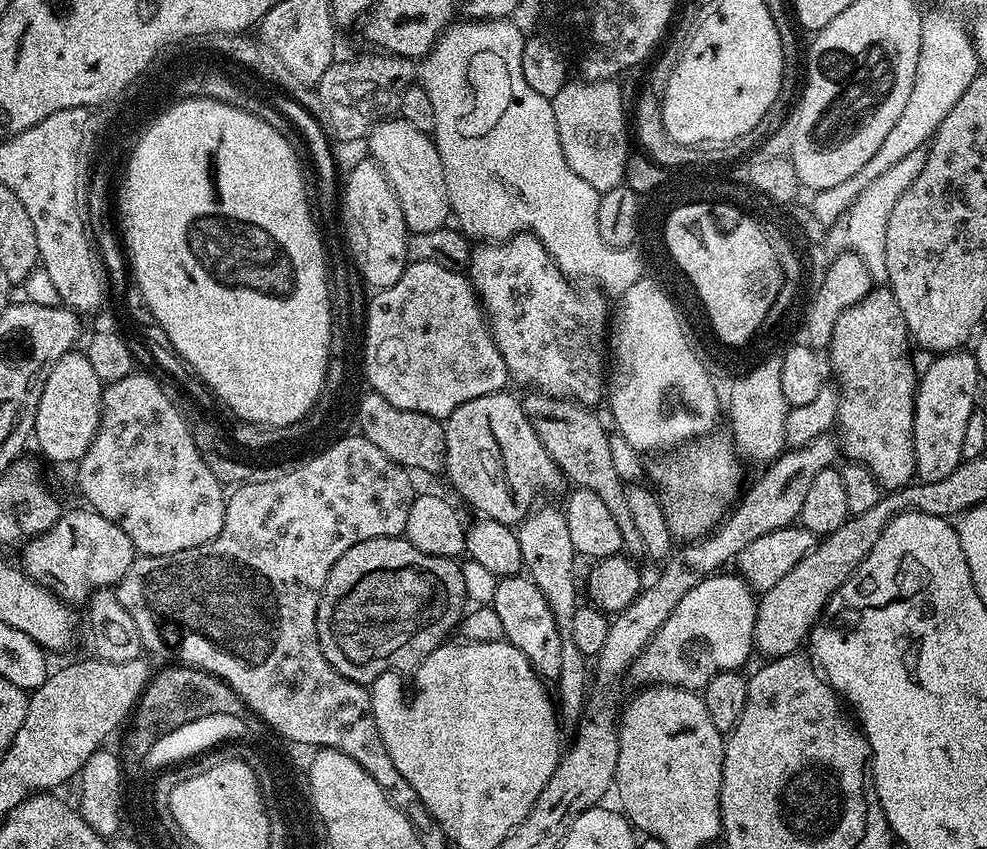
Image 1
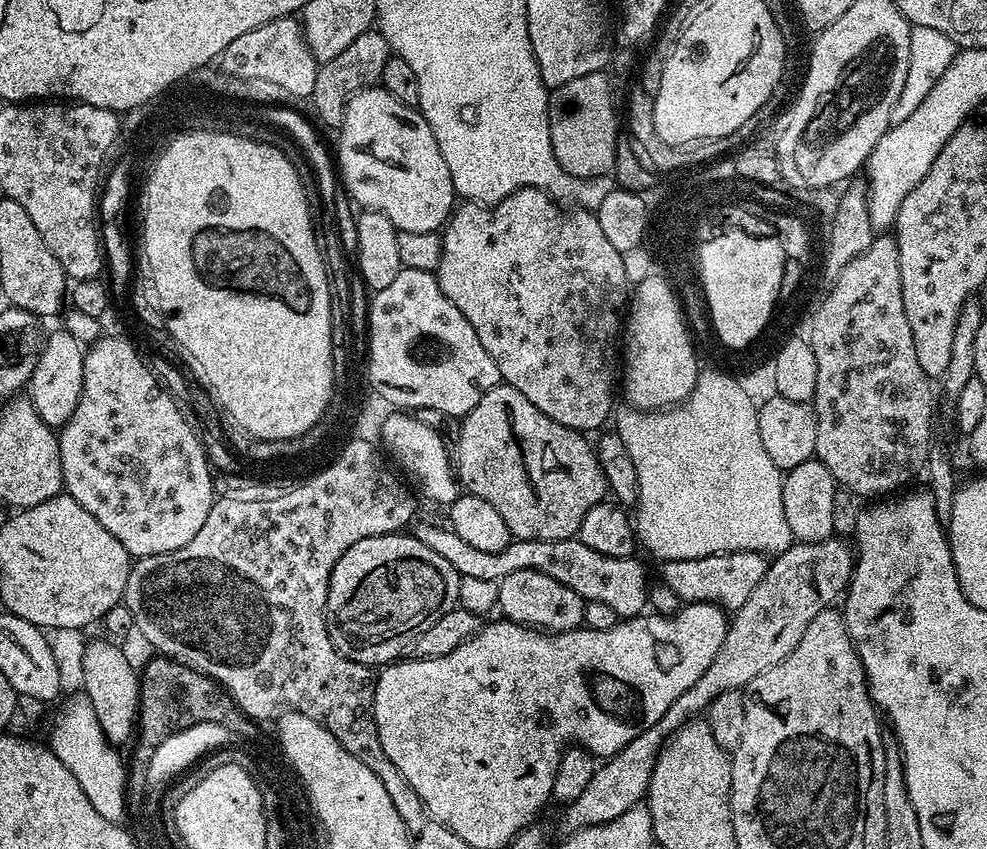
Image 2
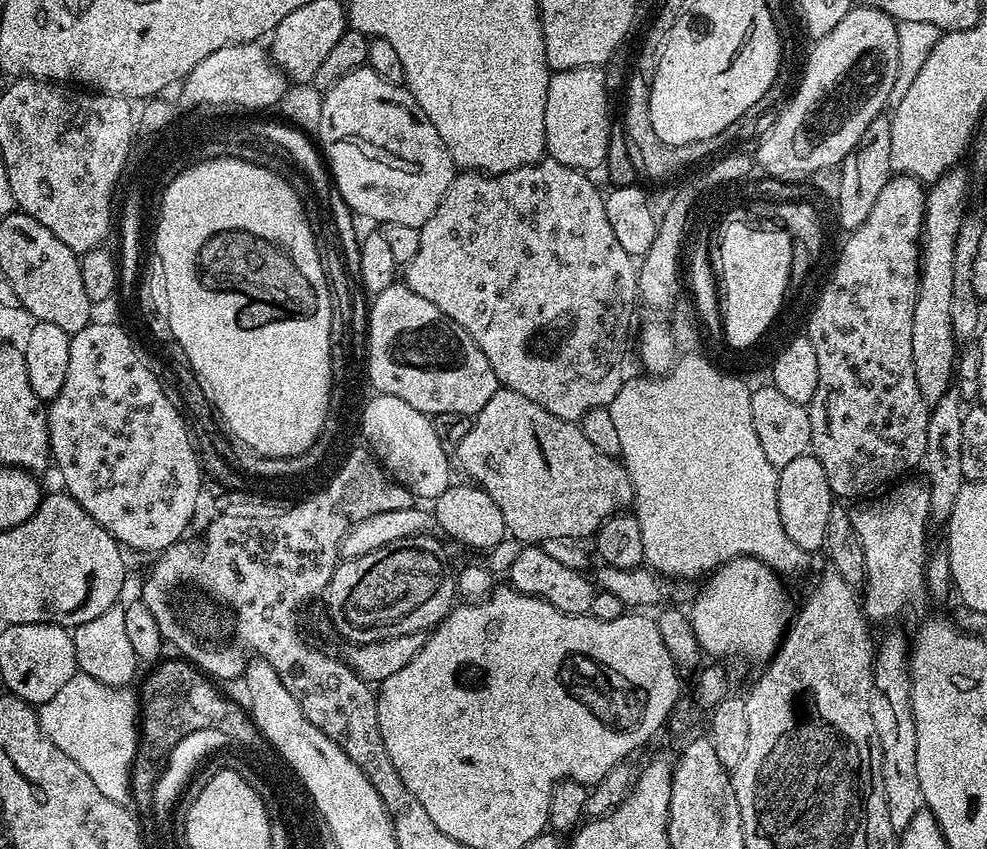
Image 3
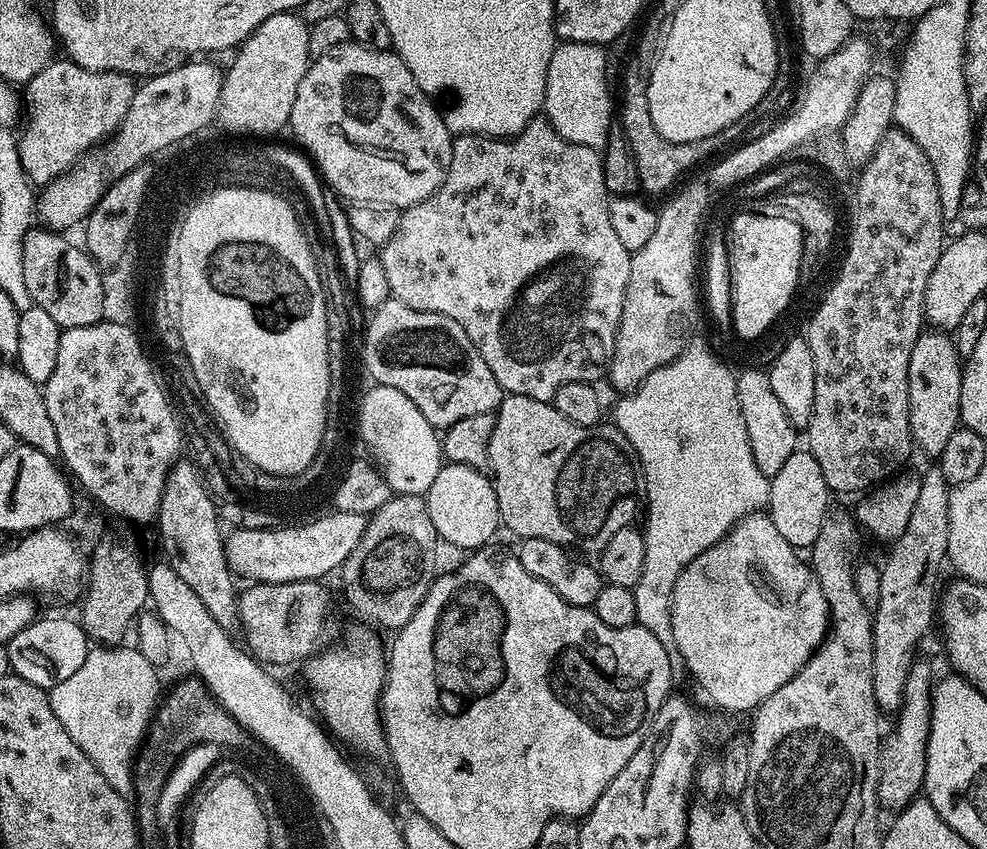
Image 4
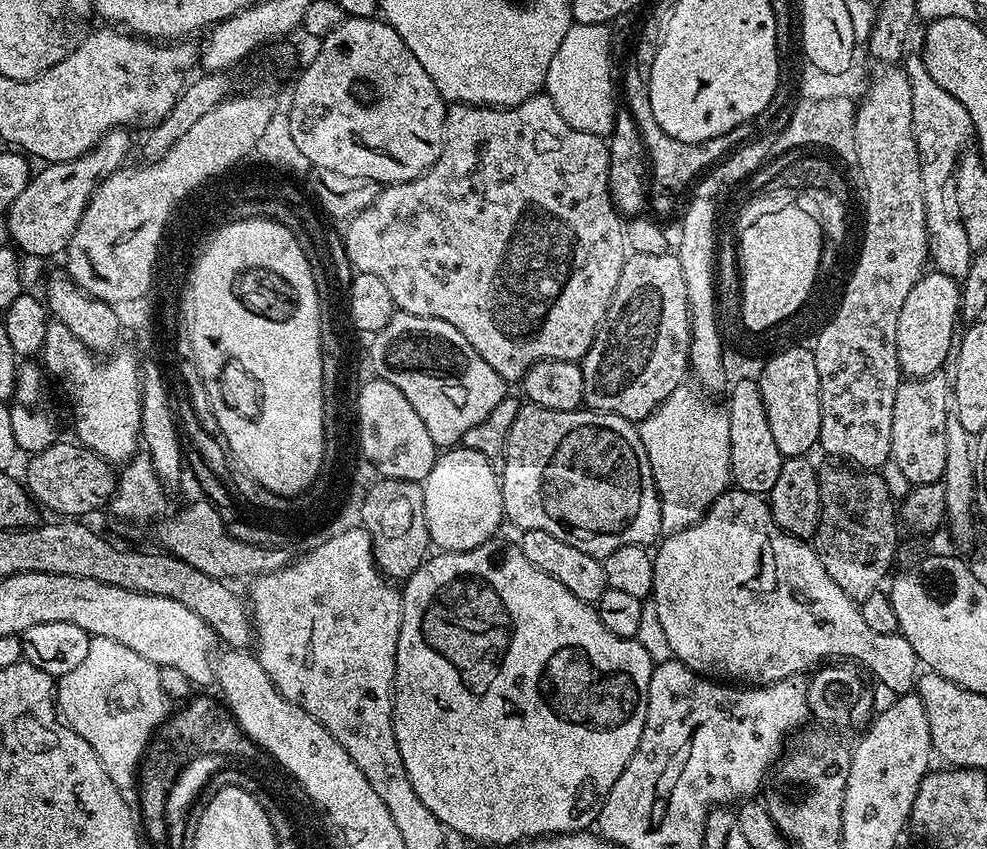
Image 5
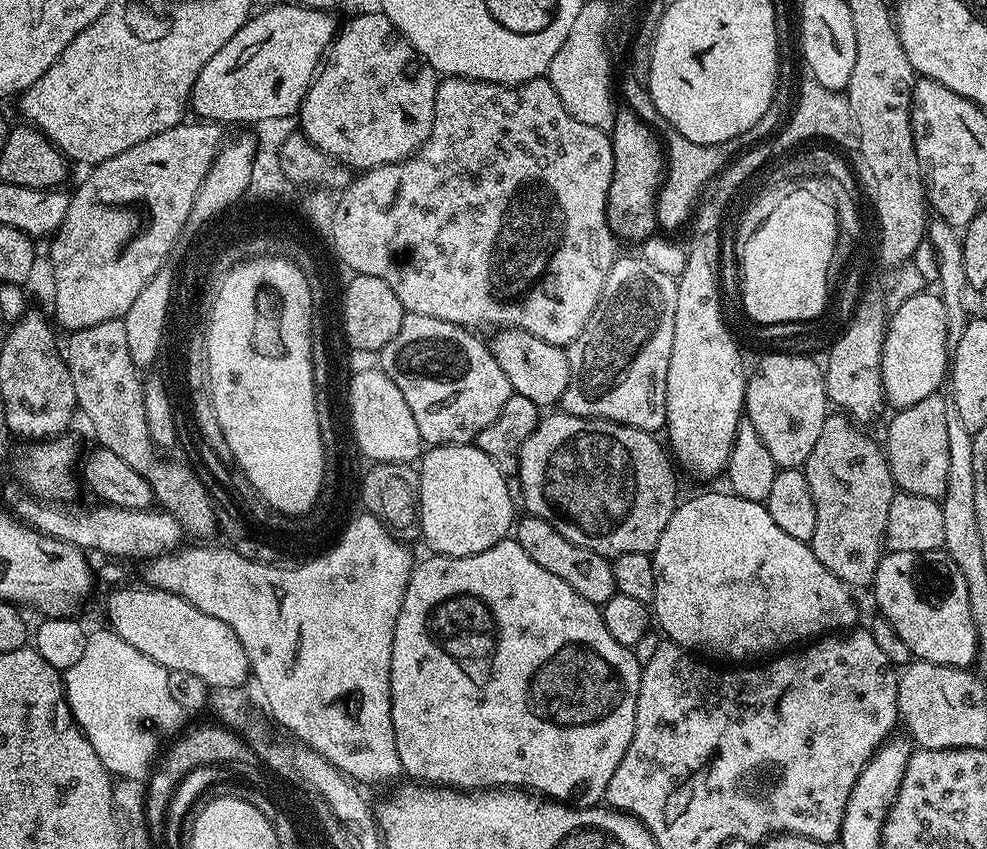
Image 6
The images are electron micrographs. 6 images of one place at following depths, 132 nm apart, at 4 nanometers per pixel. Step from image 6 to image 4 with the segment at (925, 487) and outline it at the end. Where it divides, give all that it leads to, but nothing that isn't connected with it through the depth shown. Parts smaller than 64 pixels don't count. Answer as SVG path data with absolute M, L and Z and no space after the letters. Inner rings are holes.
M940 330L921 331L918 342L914 342L914 350L910 354L910 370L908 371L908 393L910 394L910 430L912 442L926 455L938 458L942 450L946 450L946 442L950 442L950 434L954 434L960 423L960 399L962 398L962 357L956 353L956 341L951 335Z

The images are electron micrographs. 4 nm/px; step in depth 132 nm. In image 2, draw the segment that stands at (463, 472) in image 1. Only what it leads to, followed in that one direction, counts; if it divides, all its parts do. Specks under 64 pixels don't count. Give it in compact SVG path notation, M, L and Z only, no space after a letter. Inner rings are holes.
M503 382L491 388L459 421L460 433L454 448L454 472L465 493L482 498L498 510L506 526L518 540L570 540L579 533L582 518L595 504L609 495L608 483L602 474L589 437L583 432L546 418L534 402L530 402L518 390Z

